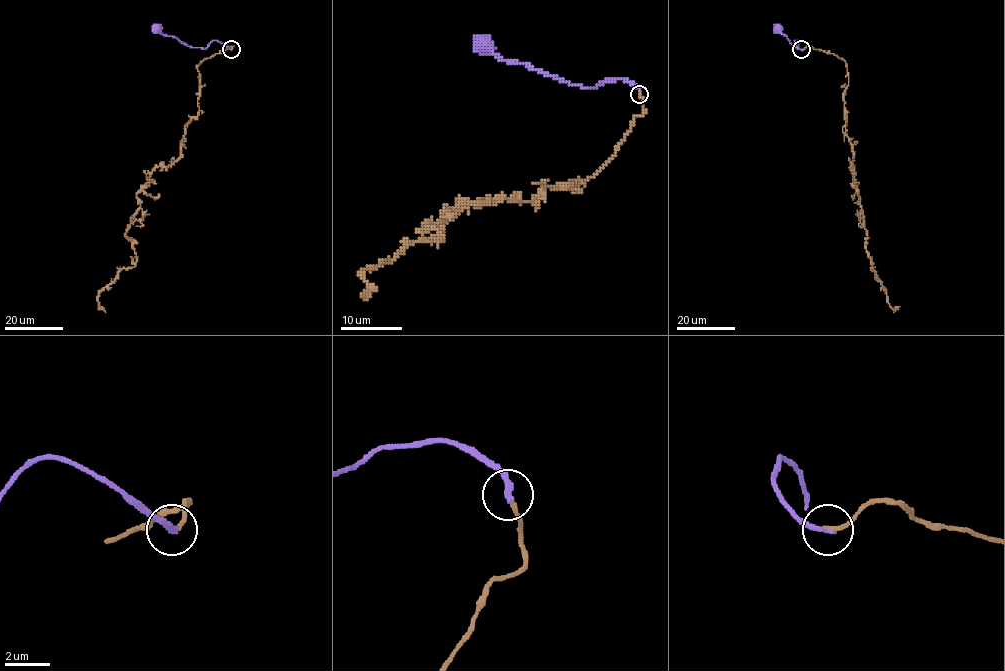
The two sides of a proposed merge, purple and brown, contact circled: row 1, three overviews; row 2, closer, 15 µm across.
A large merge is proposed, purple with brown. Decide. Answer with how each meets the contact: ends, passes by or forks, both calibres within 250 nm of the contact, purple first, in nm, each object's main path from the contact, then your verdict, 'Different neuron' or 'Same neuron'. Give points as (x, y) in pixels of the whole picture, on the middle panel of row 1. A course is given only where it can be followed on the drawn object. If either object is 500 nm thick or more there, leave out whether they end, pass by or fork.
At the ring purple ends. At the ring brown ends. Thickness 240 nm (purple) against 200 nm. Course of purple: (639, 93), (623, 79), (602, 81), (594, 87), (587, 87), (553, 78), (524, 63), (499, 60), (481, 46). Course of brown: (639, 93), (643, 112), (573, 193), (449, 207), (420, 231), (440, 239), (361, 272), (365, 300). Different neuron

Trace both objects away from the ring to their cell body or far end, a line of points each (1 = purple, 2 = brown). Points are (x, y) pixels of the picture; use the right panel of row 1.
1: (801, 49), (794, 44), (795, 40), (798, 49), (794, 47), (778, 29)
2: (801, 49), (810, 46), (846, 63), (846, 134), (867, 233), (865, 250), (889, 304), (900, 306)

